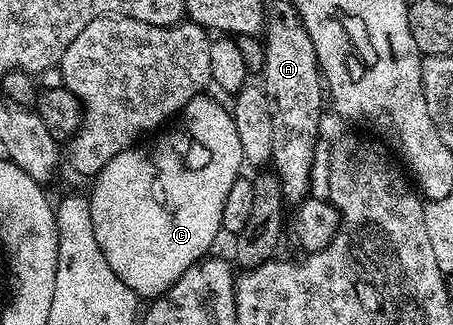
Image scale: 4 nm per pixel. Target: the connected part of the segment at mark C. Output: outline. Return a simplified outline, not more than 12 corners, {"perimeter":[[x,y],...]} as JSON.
{"perimeter":[[231,112],[176,129],[91,182],[94,239],[137,298],[213,252],[245,168]]}

